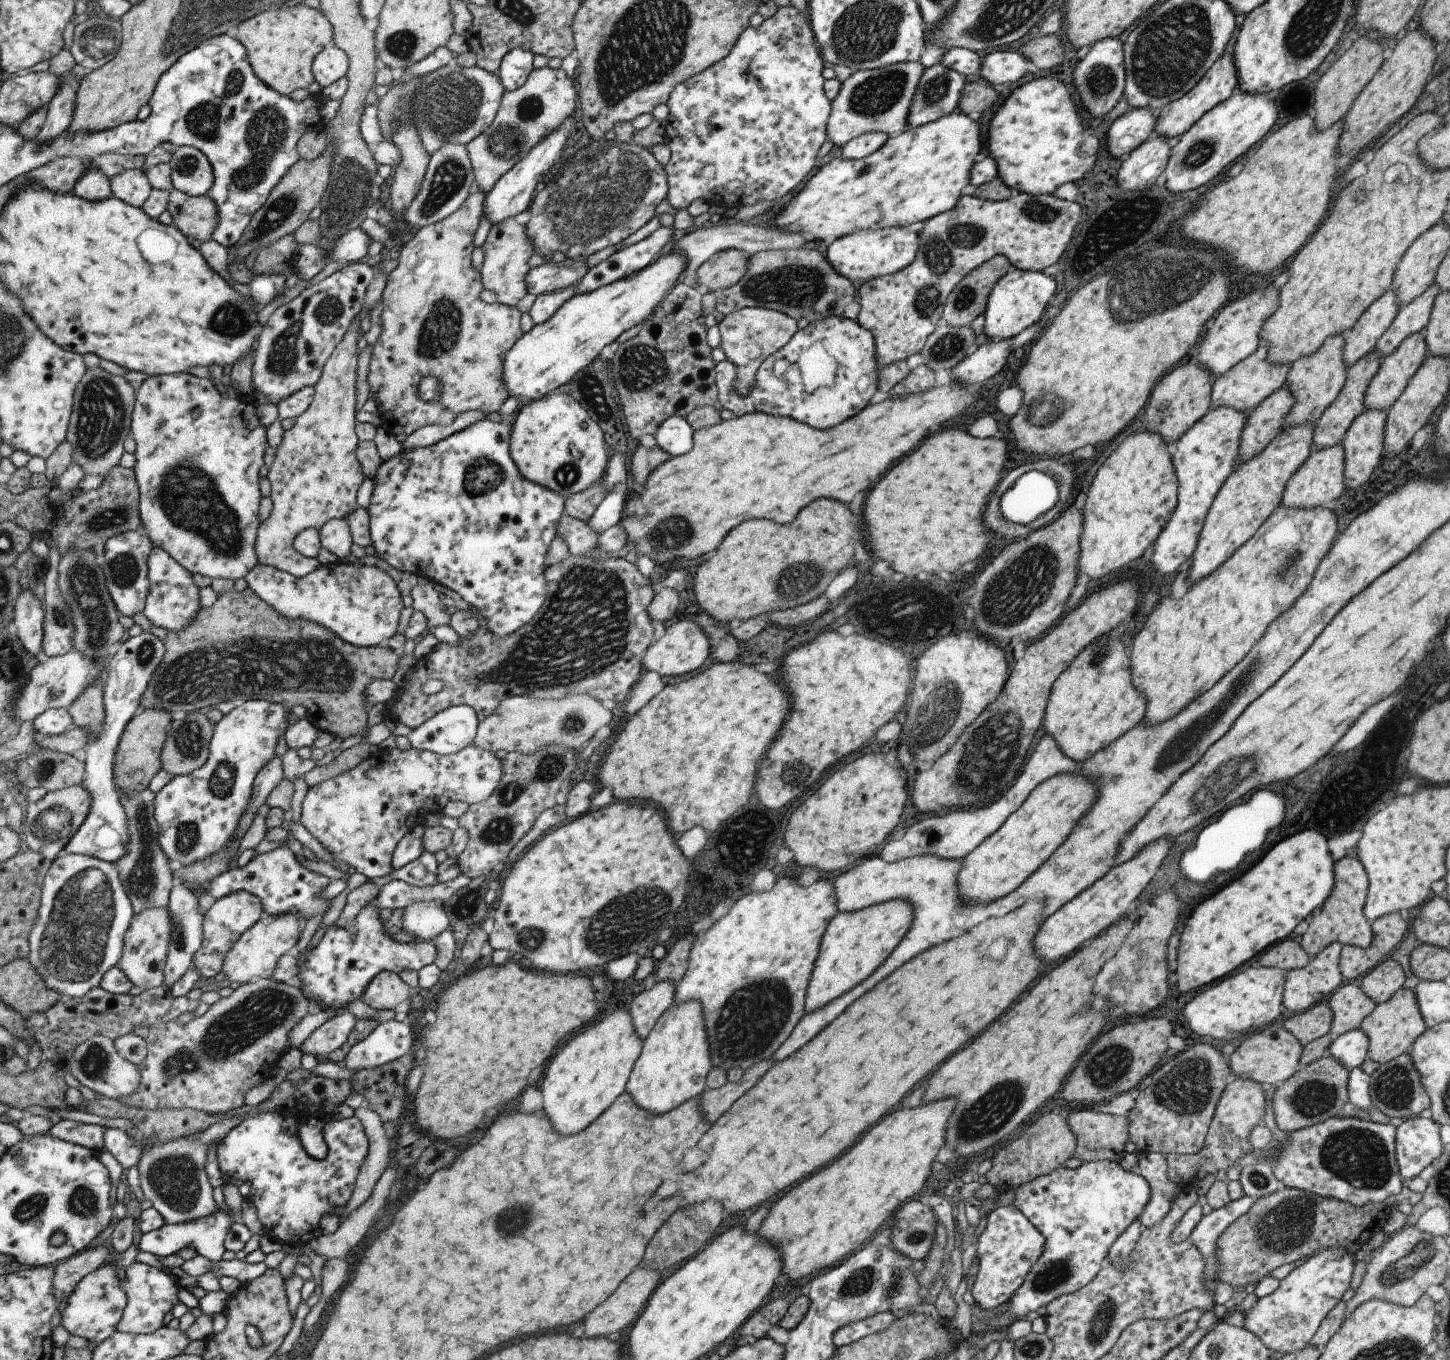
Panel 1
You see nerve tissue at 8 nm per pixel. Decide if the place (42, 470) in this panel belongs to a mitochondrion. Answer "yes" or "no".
no

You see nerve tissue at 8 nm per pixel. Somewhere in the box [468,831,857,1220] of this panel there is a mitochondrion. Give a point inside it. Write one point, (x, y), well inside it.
(750, 1020)

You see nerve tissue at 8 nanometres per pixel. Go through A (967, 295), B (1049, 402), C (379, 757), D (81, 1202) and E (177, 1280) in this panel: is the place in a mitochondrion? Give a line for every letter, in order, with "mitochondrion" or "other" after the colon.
A: mitochondrion
B: mitochondrion
C: other
D: mitochondrion
E: other

